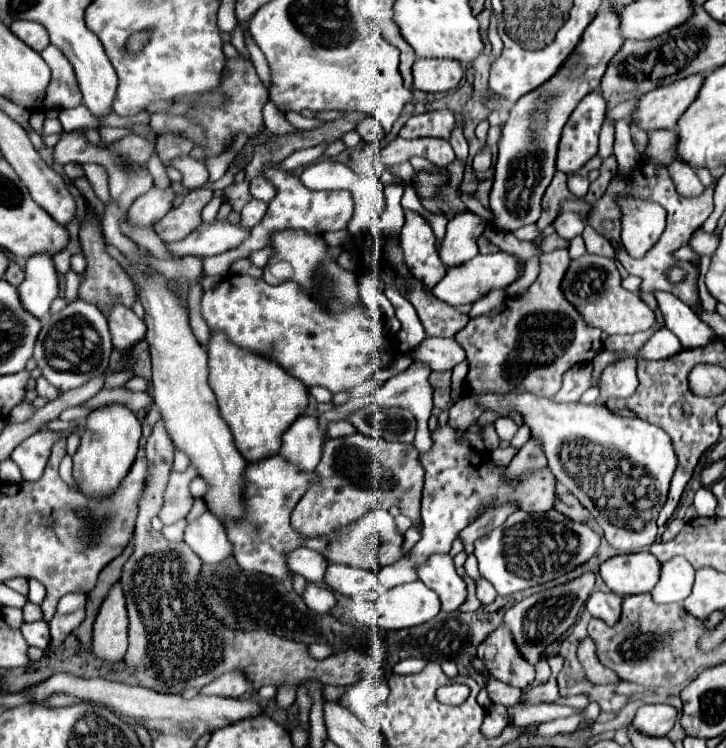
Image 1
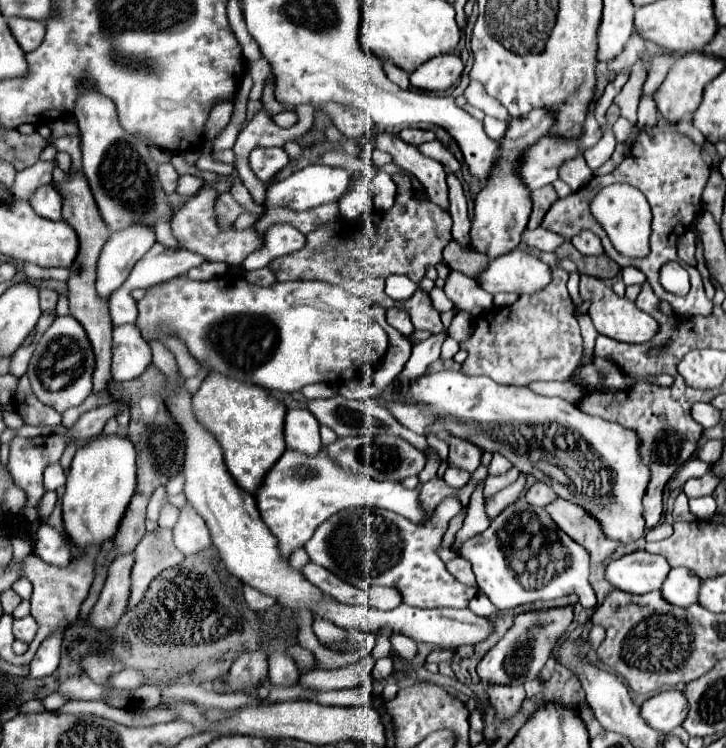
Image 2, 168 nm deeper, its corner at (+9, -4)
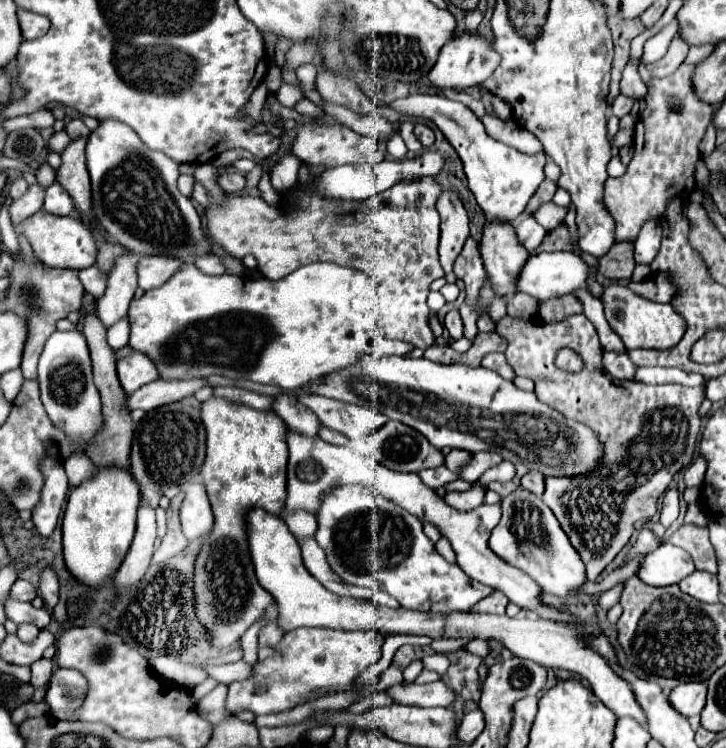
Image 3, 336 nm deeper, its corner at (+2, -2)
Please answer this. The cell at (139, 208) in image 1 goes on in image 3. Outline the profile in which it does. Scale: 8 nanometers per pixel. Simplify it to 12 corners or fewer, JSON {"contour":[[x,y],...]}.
{"contour":[[126,251],[108,273],[106,291],[96,301],[106,327],[128,313],[138,259]]}

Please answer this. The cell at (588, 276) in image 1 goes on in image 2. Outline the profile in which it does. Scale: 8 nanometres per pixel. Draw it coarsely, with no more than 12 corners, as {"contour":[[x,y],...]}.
{"contour":[[581,275],[581,297],[601,335],[651,341],[651,315],[609,285]]}

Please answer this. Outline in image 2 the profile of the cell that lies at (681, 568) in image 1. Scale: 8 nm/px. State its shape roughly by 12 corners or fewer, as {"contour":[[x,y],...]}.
{"contour":[[685,567],[669,571],[661,591],[673,605],[697,603],[701,579]]}

